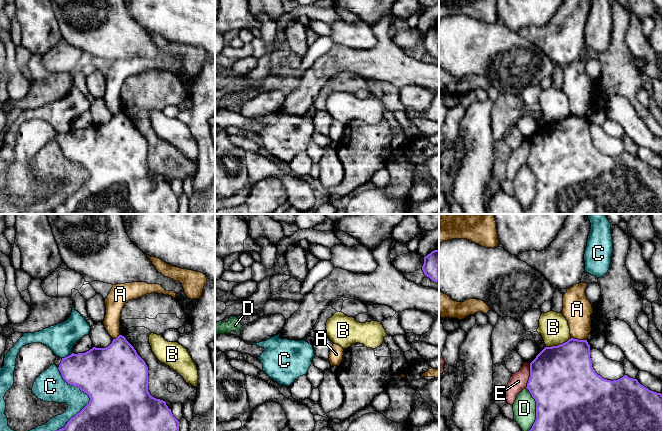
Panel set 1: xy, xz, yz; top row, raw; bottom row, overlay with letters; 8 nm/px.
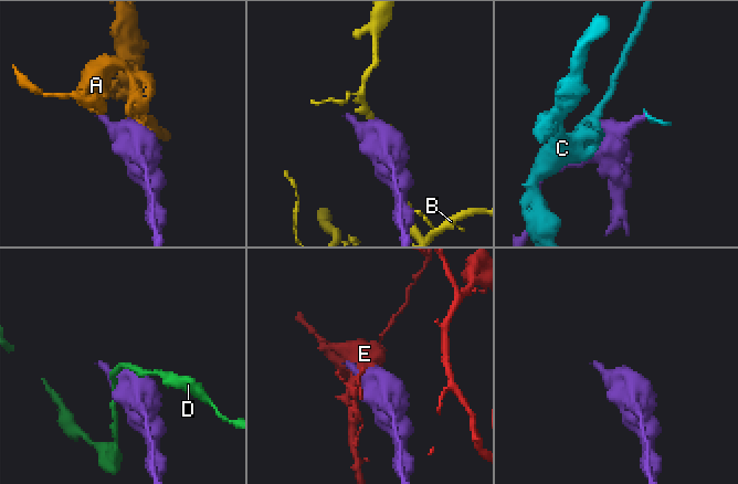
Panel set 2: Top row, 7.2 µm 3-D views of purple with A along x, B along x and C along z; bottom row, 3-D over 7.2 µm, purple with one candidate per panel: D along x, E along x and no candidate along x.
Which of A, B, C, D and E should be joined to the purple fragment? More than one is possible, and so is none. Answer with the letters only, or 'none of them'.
none of them

